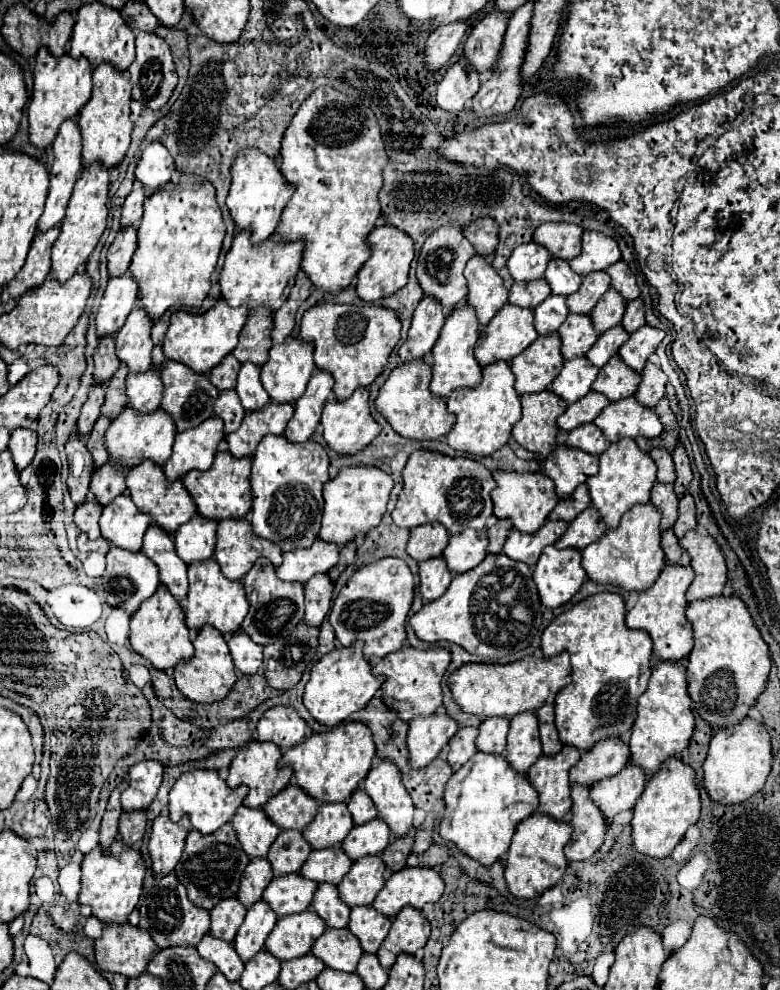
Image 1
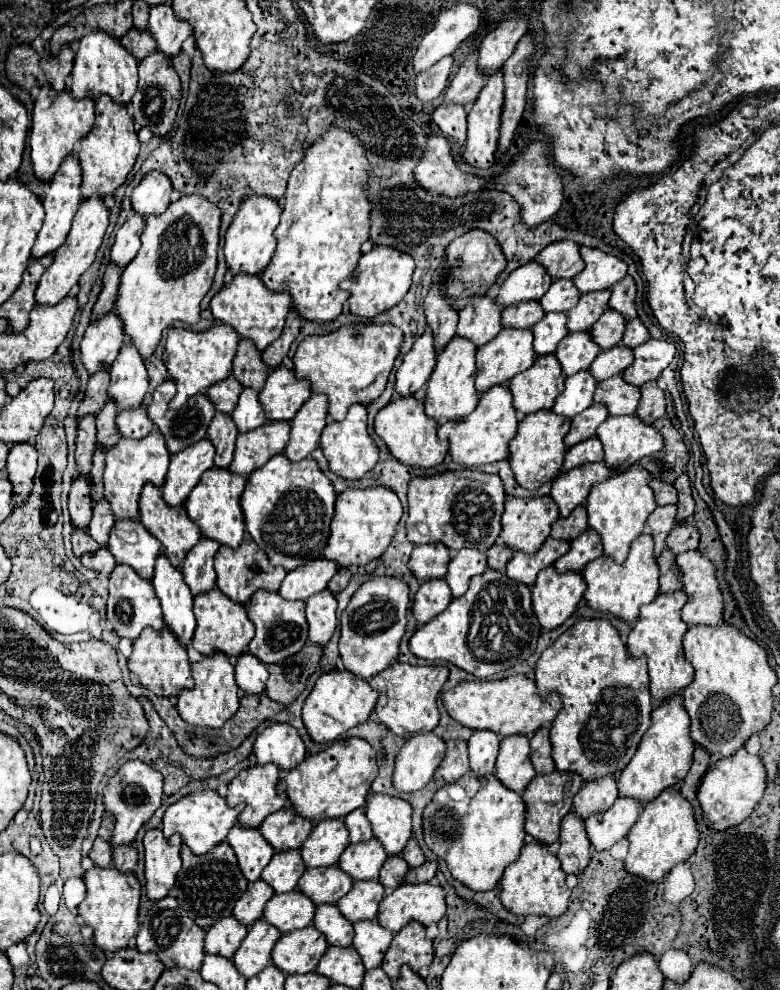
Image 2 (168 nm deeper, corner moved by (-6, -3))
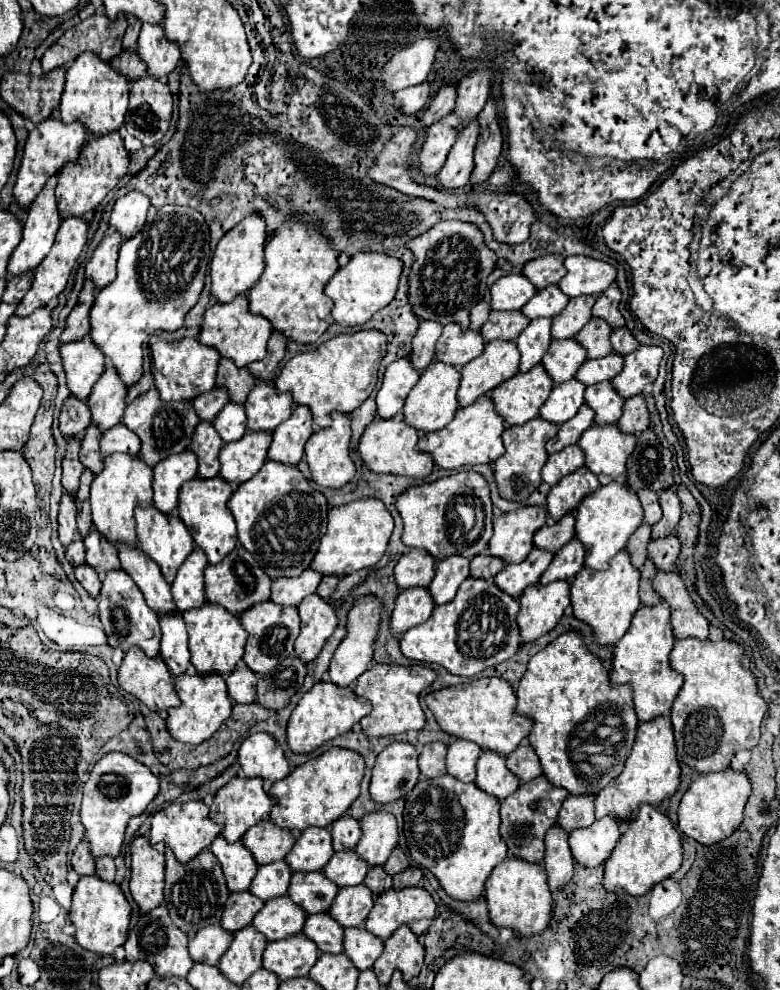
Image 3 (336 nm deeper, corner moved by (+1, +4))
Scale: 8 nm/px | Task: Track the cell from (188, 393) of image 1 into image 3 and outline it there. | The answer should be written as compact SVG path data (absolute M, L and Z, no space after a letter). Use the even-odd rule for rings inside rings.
M152 387L150 391L146 391L144 395L136 397L124 413L124 425L132 431L136 431L136 435L142 441L142 449L140 455L142 459L154 467L158 461L162 461L164 457L172 455L172 453L180 453L184 449L190 447L192 443L192 433L194 427L200 423L192 401L170 401L170 403L162 403L160 401L160 393Z

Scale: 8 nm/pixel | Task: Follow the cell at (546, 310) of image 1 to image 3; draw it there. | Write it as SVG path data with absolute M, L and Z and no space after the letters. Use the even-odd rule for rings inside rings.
M544 317L544 319L536 319L530 321L528 327L520 333L520 337L516 339L516 345L520 349L520 371L528 371L530 367L534 367L536 363L542 361L544 353L548 351L550 345L550 327L552 327L552 319Z

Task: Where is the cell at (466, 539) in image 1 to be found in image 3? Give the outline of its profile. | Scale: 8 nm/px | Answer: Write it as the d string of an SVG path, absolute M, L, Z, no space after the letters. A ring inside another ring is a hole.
M460 555L444 557L436 567L436 577L430 583L430 591L436 605L448 603L454 599L460 583L470 575L470 559Z

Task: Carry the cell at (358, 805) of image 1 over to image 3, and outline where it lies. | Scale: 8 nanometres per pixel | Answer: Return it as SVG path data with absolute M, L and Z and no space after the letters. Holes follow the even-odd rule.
M342 815L340 819L336 819L330 825L330 831L332 831L332 839L334 839L334 849L336 851L354 849L356 843L360 841L360 837L362 837L360 823L350 815Z

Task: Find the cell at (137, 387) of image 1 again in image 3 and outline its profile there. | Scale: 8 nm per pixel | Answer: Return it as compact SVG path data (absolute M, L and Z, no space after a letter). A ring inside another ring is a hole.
M118 423L102 433L100 451L102 451L102 457L116 453L116 451L124 451L124 453L134 455L140 451L140 437L134 431L130 431L124 423Z

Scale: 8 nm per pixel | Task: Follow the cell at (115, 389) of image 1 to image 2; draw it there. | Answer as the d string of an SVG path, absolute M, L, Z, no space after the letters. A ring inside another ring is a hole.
M107 402L103 410L97 414L97 446L103 446L103 450L109 450L115 446L115 442L119 442L115 416L117 416L117 408L113 402Z

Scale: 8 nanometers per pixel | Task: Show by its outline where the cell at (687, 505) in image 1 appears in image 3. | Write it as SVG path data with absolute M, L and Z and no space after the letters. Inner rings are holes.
M670 533L664 539L660 537L660 539L650 541L650 545L648 545L648 557L654 561L654 565L658 569L672 571L676 559L680 555L680 547L682 547L682 543L676 537L676 533Z

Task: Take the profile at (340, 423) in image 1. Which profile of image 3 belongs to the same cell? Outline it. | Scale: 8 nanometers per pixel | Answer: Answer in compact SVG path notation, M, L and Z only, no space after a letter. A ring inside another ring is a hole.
M332 413L332 425L318 429L310 435L308 443L306 443L306 461L310 465L312 471L312 481L316 481L322 487L344 487L356 473L356 465L350 457L350 439L352 439L352 431L350 431L350 415L346 413Z

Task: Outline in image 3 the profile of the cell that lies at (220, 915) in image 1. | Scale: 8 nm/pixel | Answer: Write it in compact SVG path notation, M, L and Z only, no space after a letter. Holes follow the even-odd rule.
M214 923L214 925L200 929L194 935L194 939L190 941L188 949L190 949L190 957L194 961L218 965L220 957L226 953L230 943L232 943L232 933L222 929L222 925Z

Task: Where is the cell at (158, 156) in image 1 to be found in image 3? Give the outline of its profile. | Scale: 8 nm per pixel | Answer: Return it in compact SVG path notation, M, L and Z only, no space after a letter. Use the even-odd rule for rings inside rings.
M132 191L120 197L112 209L110 215L110 227L116 229L122 239L132 237L132 233L138 233L144 227L146 213L150 209L150 197L142 191Z

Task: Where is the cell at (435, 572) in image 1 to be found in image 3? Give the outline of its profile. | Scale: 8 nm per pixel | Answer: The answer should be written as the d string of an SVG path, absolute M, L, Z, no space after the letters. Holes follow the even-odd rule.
M412 587L400 591L396 599L396 607L392 613L392 631L396 635L406 633L410 627L416 627L430 619L434 609L434 599L428 587Z

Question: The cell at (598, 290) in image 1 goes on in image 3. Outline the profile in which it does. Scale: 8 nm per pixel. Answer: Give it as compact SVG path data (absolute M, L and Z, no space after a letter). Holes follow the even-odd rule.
M574 297L566 305L566 309L554 317L552 337L554 339L574 337L590 321L594 303L596 303L596 297Z

